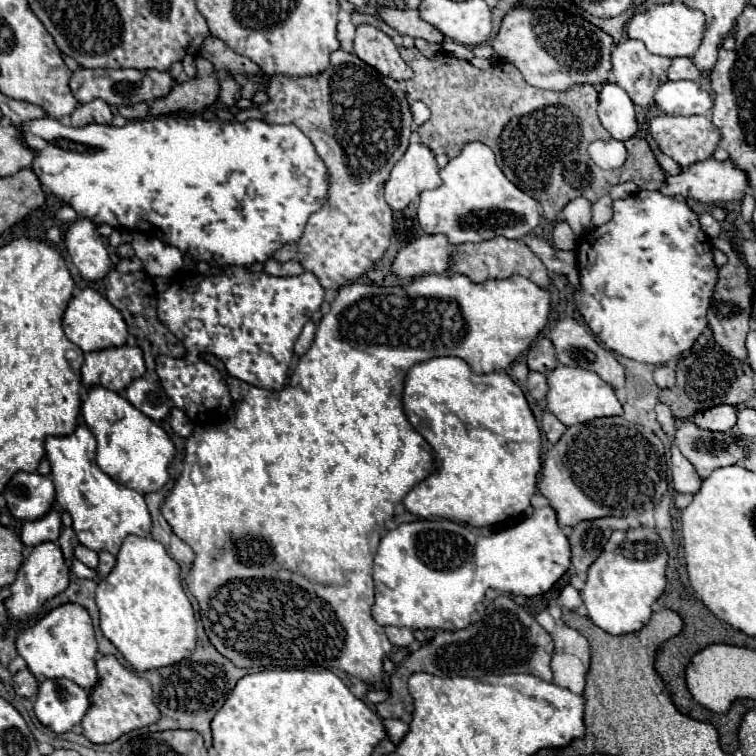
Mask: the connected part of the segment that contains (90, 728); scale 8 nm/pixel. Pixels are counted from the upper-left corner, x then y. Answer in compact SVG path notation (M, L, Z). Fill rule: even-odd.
M113 655L99 657L97 671L99 681L91 691L91 707L81 721L83 735L91 743L113 743L121 735L139 727L147 727L161 717L157 705L153 703L153 689L149 687L147 679L141 679L133 671L125 669Z

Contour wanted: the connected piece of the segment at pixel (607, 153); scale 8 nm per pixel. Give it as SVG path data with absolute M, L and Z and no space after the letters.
M615 139L606 142L593 142L588 147L591 160L602 169L617 169L627 159L624 143Z

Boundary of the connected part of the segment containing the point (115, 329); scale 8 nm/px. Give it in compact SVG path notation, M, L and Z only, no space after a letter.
M83 289L79 295L71 299L63 315L63 329L65 329L65 335L85 353L109 349L109 347L121 347L125 345L125 339L127 339L127 327L125 327L123 315L95 289Z

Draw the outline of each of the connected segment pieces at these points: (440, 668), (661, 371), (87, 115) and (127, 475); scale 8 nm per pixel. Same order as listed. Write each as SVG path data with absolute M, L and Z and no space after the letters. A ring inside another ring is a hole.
M499 595L487 609L485 609L485 617L477 623L471 623L469 627L461 629L461 631L441 631L439 635L435 635L429 643L421 645L415 651L411 651L405 661L401 663L401 667L397 669L397 675L411 675L415 671L429 671L431 673L431 661L433 661L433 673L435 675L469 675L469 677L483 677L483 667L485 673L531 673L537 675L545 681L553 681L553 673L551 673L551 655L553 655L553 639L551 635L523 609L519 607L509 595Z
M659 365L655 371L653 371L653 379L655 383L663 389L663 387L673 387L675 383L675 371L667 365Z
M101 99L77 105L77 109L71 113L71 125L73 127L85 127L89 123L103 123L103 125L111 125L113 113L109 109L109 105Z
M93 387L83 399L83 417L97 439L97 465L113 481L143 495L159 491L167 483L167 469L175 455L173 441L157 423L137 411L127 399L109 389Z

